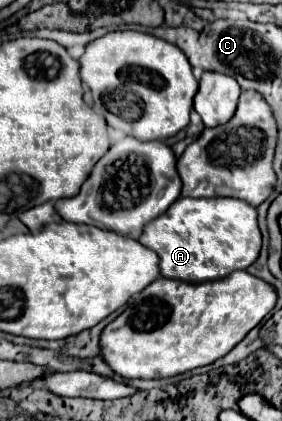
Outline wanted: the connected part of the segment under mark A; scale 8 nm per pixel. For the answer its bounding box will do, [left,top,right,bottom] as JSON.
[138,198,262,282]

